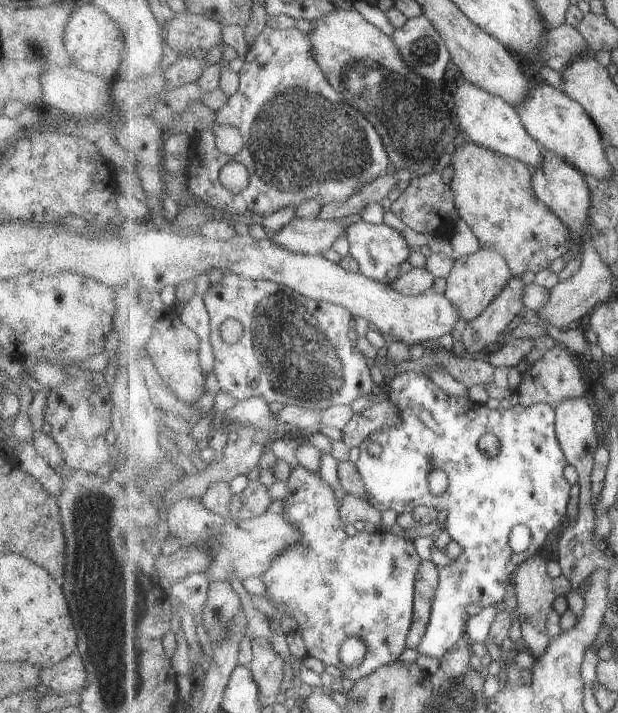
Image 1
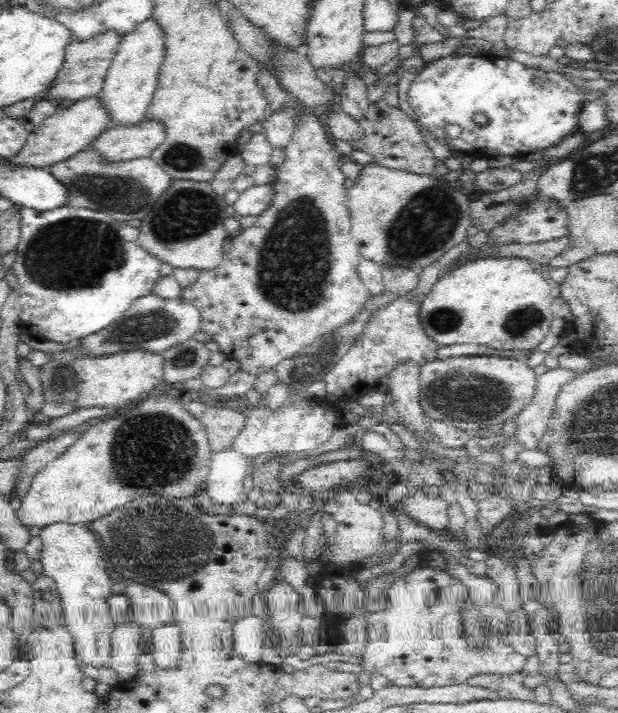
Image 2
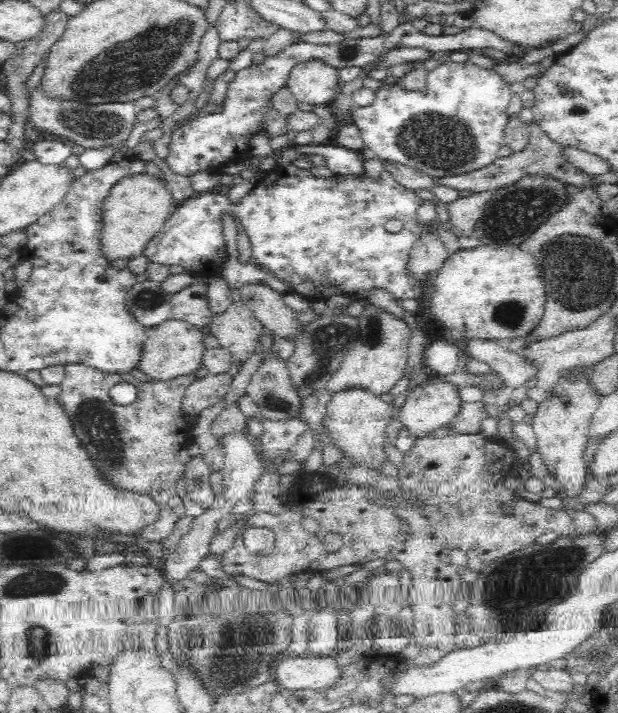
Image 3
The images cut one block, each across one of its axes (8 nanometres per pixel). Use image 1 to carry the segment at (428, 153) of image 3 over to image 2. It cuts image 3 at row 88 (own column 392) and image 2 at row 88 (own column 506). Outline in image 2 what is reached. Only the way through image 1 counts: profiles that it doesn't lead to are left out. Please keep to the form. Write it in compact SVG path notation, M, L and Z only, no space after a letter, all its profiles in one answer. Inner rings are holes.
M454 53L440 58L435 62L426 63L420 74L413 80L406 100L416 118L426 126L432 138L446 144L458 154L468 154L472 158L496 158L496 156L517 156L520 159L526 154L532 154L542 148L550 148L564 136L570 135L580 128L579 117L584 110L586 98L594 88L580 88L571 82L569 76L554 72L542 72L526 66L507 57L493 56L463 56ZM484 112L490 118L490 124L478 130L472 122L472 114ZM447 125L458 125L461 132L457 138L450 138L444 132Z

